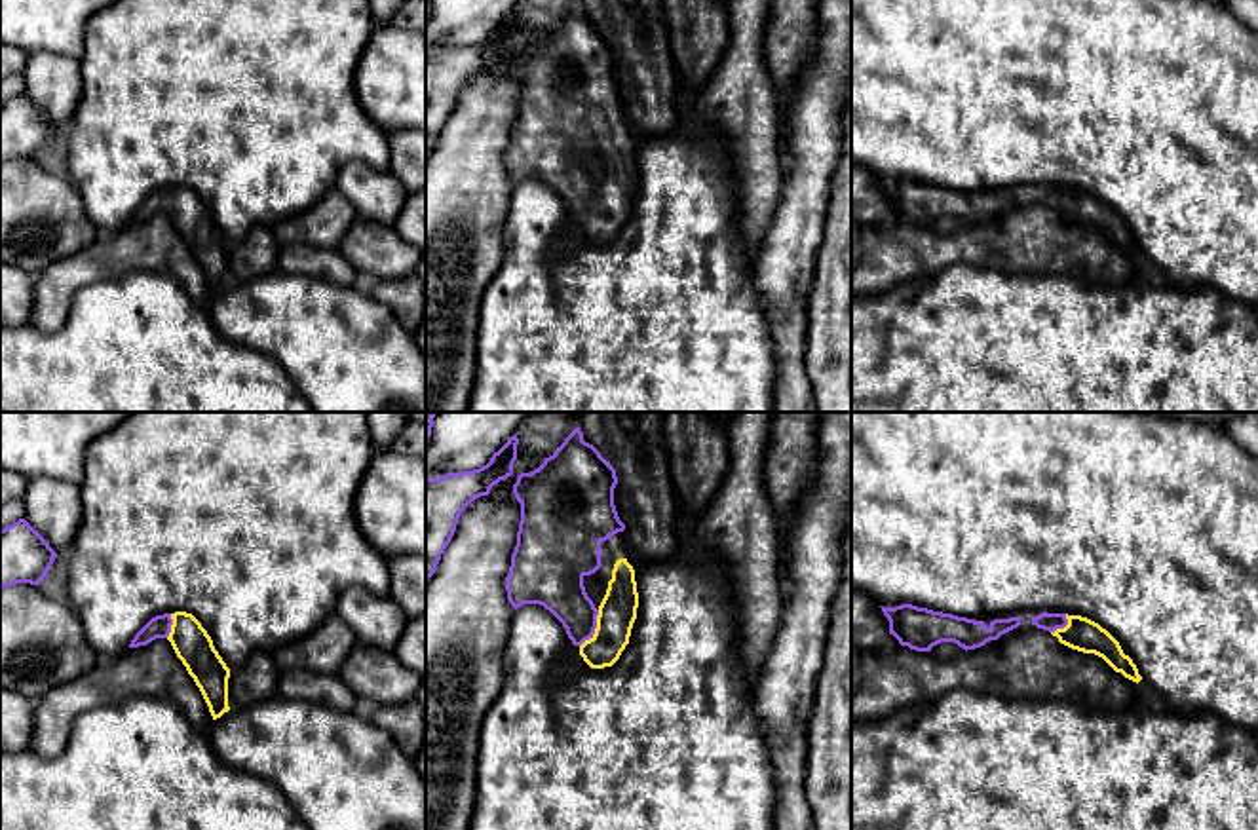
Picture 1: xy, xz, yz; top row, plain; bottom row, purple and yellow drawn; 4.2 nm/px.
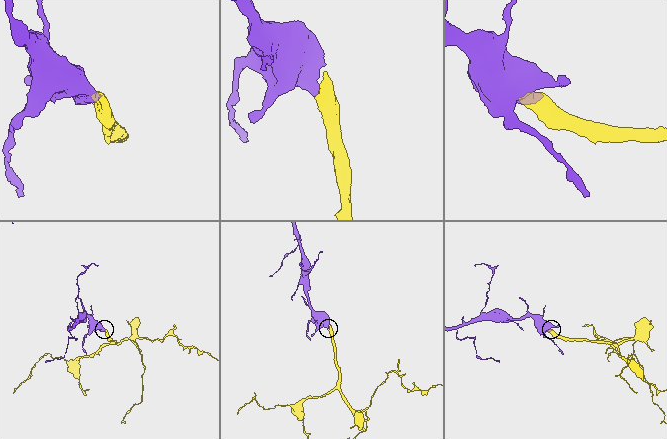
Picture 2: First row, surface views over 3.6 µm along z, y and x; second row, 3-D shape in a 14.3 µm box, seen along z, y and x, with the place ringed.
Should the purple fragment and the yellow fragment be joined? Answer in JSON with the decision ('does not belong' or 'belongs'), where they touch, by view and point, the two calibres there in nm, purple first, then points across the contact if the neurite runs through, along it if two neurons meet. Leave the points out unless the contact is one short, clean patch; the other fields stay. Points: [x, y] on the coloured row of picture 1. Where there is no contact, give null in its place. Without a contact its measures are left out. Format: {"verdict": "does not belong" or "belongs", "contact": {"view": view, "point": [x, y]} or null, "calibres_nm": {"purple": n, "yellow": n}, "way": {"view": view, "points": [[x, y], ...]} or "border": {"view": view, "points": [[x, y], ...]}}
{"verdict": "belongs", "contact": {"view": "xz", "point": [595, 627]}, "calibres_nm": {"purple": 220, "yellow": 160}, "way": {"view": "xz", "points": [[557, 582], [563, 595], [595, 627], [618, 610]]}}

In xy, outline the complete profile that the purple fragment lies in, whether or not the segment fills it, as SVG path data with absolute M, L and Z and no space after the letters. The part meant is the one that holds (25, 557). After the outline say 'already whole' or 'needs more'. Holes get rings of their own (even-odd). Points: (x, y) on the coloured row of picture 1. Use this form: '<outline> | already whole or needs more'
M25 520L0 530L0 591L17 583L40 585L57 553Z | already whole

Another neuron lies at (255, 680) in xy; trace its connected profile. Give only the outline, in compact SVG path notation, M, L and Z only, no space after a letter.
M258 650L230 669L228 707L245 708L277 695L279 667L270 651Z

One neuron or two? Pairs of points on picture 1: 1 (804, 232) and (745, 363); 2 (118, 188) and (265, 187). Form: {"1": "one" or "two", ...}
{"1": "two", "2": "one"}

